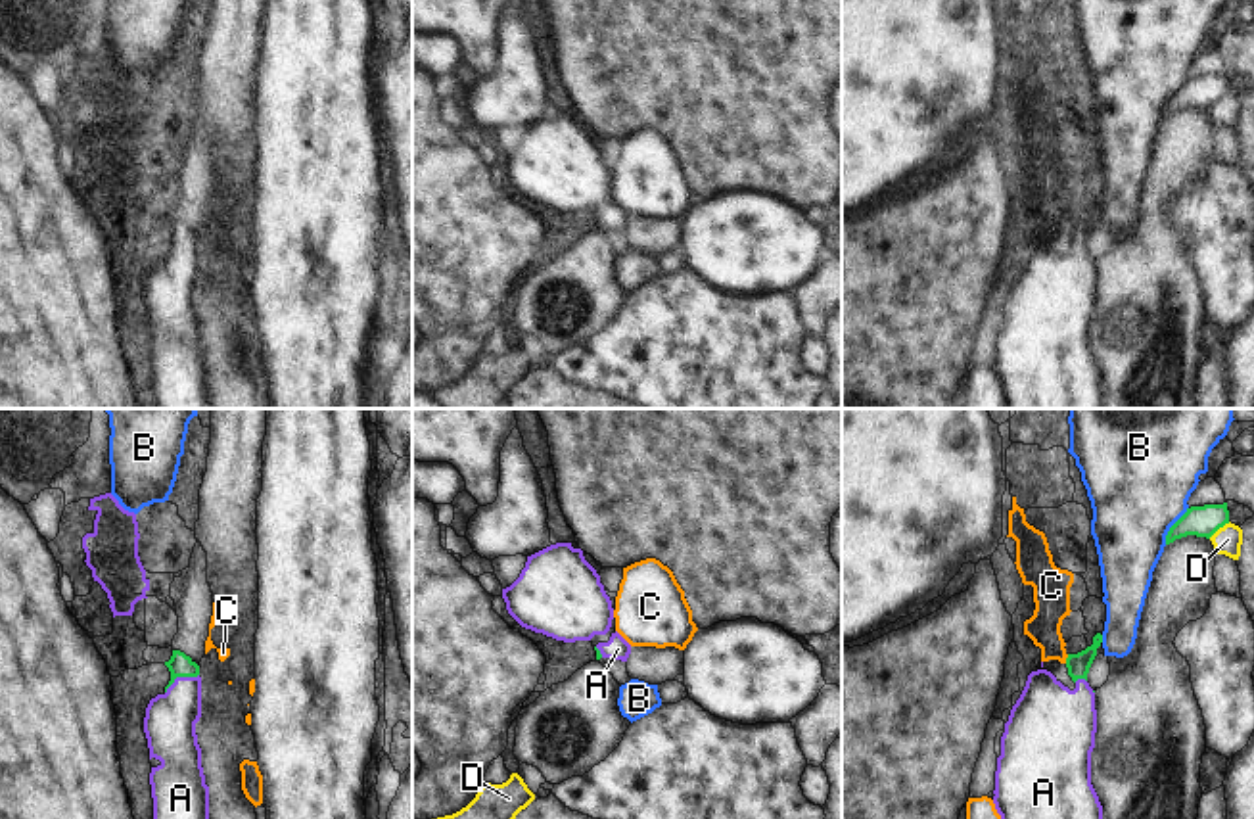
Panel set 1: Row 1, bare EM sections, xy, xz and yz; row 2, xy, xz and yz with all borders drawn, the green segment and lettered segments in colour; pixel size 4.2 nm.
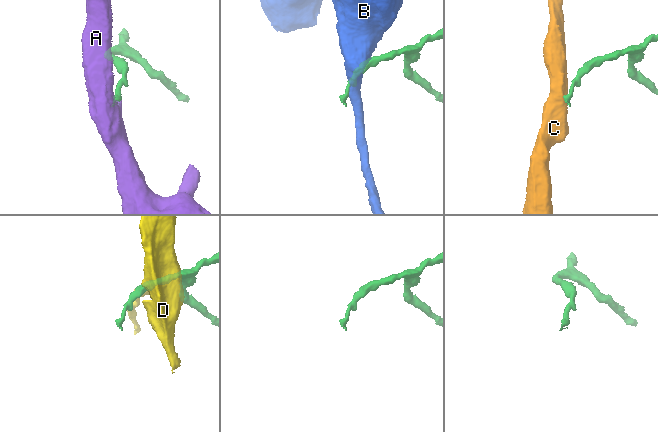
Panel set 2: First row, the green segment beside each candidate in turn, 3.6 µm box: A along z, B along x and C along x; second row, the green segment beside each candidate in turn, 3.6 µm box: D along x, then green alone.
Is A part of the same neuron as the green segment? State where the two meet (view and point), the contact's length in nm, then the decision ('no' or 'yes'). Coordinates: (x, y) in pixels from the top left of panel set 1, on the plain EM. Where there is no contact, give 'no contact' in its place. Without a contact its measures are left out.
contact xy (179, 246); length 170 nm; yes

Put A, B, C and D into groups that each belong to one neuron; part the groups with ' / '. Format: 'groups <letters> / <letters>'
groups A / B / C / D

